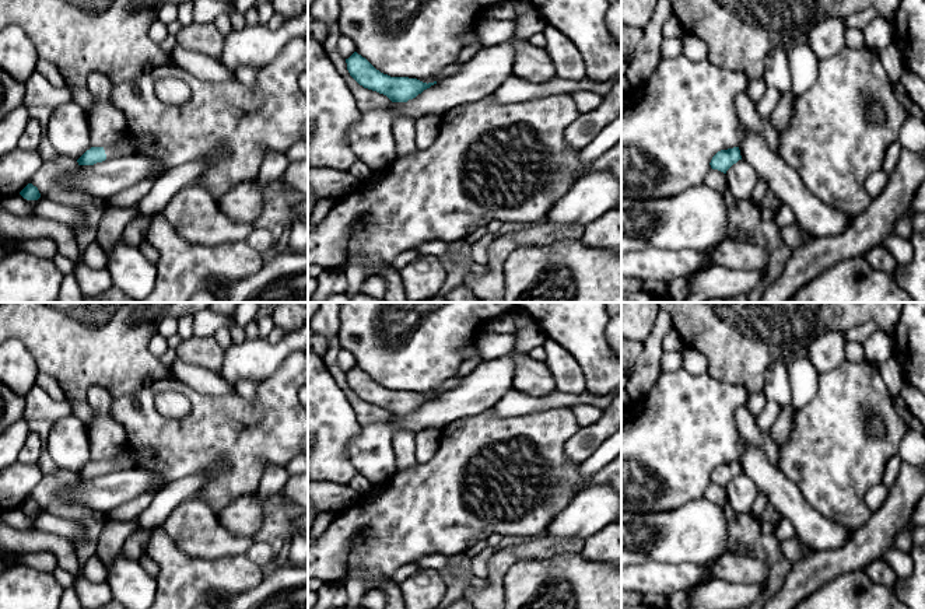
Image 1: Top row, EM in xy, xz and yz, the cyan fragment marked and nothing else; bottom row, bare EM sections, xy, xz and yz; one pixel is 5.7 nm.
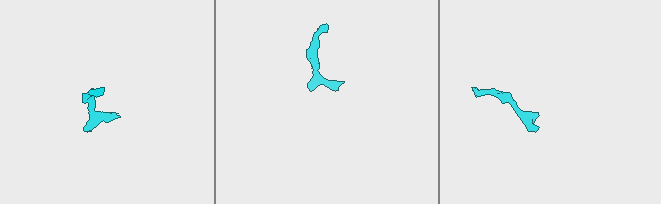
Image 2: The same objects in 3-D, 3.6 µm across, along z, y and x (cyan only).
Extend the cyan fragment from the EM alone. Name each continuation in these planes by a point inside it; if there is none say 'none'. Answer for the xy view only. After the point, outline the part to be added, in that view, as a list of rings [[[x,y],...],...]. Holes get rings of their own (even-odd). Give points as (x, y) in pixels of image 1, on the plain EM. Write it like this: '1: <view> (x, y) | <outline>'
1: xy (129, 458) | [[[126,447],[123,452],[112,459],[104,461],[106,473],[122,470],[122,469],[130,469],[136,468],[139,463],[139,455],[137,451]]]

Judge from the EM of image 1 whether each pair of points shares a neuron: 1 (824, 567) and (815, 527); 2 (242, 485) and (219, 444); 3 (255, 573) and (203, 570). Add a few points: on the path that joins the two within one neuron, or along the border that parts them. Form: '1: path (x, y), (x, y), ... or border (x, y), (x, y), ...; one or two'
1: border (851, 538), (834, 549), (813, 553); two
2: path (242, 475), (242, 468), (228, 454); one
3: path (242, 573), (216, 573); one

